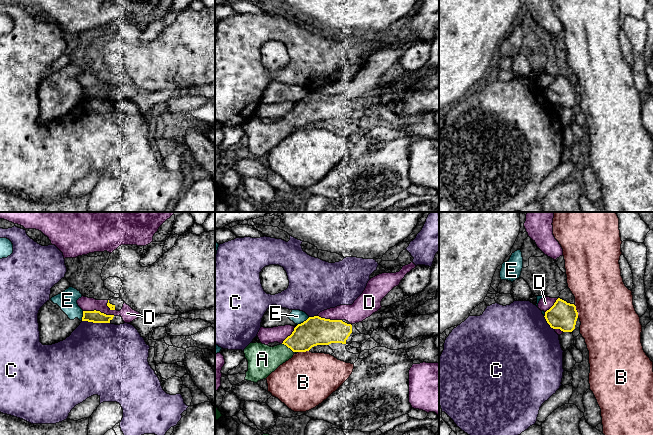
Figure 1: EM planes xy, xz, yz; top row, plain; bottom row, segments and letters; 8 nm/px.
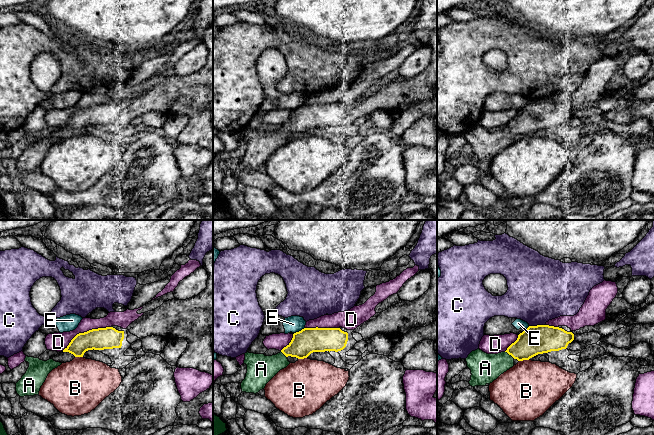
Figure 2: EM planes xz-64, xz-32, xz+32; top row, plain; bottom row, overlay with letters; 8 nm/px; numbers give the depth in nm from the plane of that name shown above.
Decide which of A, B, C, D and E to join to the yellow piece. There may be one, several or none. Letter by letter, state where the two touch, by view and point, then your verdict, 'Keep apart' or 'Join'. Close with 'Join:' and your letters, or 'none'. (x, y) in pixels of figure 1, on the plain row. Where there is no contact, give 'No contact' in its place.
A: Touches yellow at xz (288, 123). Join
B: Touches yellow at yz (576, 87). Keep apart
C: Touches yellow at xy (96, 98). Keep apart
D: Touches yellow at xy (99, 87). Keep apart
E: Touches yellow at xz (304, 97). Keep apart
Join: A

